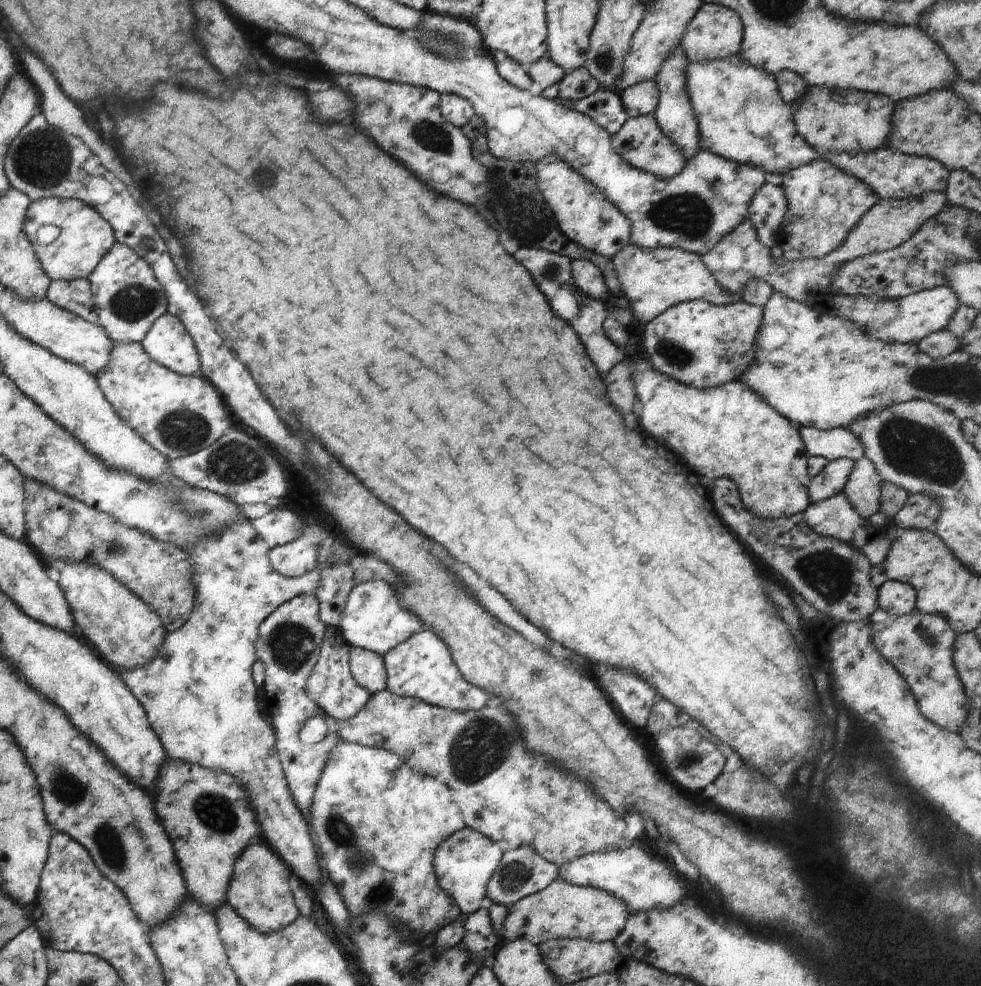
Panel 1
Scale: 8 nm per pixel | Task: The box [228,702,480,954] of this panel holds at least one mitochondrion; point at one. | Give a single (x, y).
(338, 830)

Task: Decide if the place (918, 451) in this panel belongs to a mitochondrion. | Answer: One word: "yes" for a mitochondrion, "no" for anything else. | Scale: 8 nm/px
yes

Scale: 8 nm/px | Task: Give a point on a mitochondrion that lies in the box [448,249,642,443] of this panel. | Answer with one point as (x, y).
(551, 271)

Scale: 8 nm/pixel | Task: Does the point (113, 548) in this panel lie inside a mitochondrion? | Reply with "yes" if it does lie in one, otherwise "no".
yes

